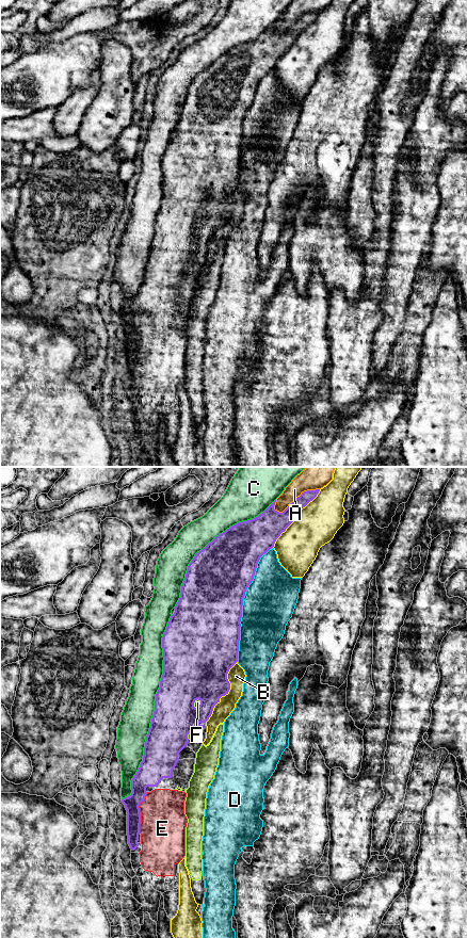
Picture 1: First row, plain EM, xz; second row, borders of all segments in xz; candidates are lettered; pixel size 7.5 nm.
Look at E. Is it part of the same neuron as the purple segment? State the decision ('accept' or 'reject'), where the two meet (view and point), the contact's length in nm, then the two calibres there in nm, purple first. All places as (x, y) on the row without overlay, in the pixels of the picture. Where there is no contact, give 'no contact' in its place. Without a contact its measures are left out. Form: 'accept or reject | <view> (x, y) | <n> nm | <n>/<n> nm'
accept | xz (140, 335) | 320 nm | 140/340 nm

